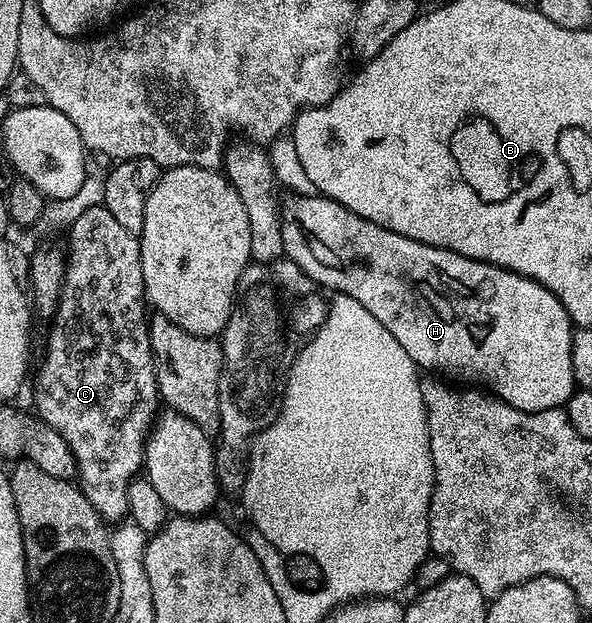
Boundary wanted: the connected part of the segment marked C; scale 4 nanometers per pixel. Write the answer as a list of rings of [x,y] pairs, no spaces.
[[[104,205],[86,208],[86,212],[82,212],[82,216],[78,216],[78,220],[72,222],[67,234],[68,246],[66,245],[64,287],[60,293],[60,303],[56,309],[54,319],[56,327],[48,334],[48,347],[44,350],[44,359],[40,362],[40,371],[36,374],[36,410],[41,414],[37,415],[42,419],[44,425],[54,428],[54,432],[58,432],[62,436],[62,440],[70,446],[70,452],[76,461],[78,485],[83,490],[86,500],[90,500],[90,504],[97,510],[105,523],[116,524],[129,517],[128,484],[141,473],[144,464],[144,444],[148,440],[154,419],[157,417],[156,402],[158,406],[158,399],[160,398],[160,390],[156,387],[156,360],[148,335],[150,310],[146,305],[144,281],[142,280],[140,240],[137,235],[126,232],[126,228],[122,228],[122,224],[118,224],[118,220],[114,220],[114,216],[110,216],[110,212]]]

